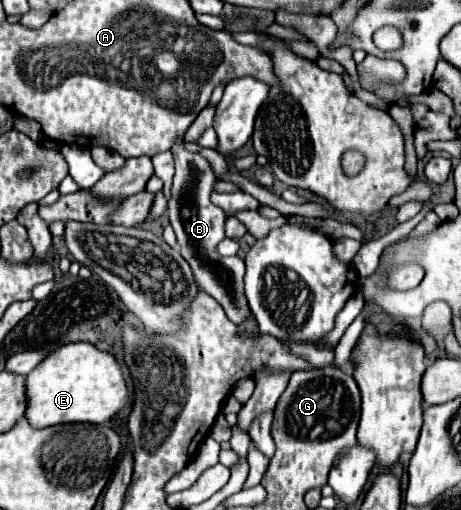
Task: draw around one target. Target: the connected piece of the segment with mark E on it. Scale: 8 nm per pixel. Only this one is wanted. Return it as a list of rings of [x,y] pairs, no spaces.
[[[88,343],[62,345],[60,349],[50,351],[26,375],[24,385],[26,385],[26,411],[24,411],[24,417],[36,429],[50,427],[50,425],[60,425],[60,423],[104,423],[114,413],[118,413],[120,407],[124,407],[130,401],[130,391],[126,387],[122,367],[114,361],[114,355],[98,351],[94,345],[88,345]]]

